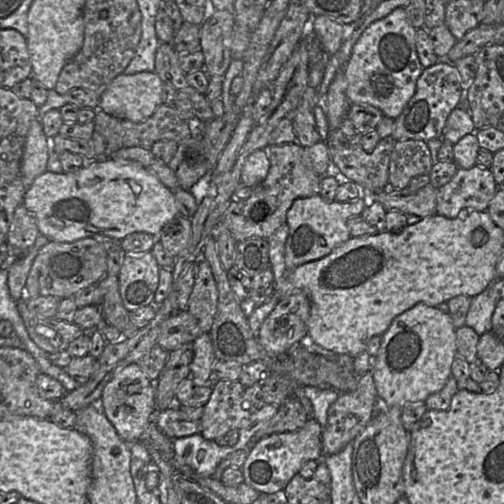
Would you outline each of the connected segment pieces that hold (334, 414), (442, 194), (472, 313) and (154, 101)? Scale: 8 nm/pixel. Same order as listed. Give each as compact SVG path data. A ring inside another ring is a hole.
M369 370L358 377L354 391L340 393L327 412L327 423L321 430L321 446L323 456L340 452L348 443L365 429L372 419L378 402L380 402L374 383L372 371Z
M458 168L449 182L437 189L437 214L456 218L469 210L487 211L498 187L490 168Z
M491 285L483 292L471 297L465 325L471 327L479 336L492 331L492 315L498 301L499 299L494 298Z
M156 72L122 73L102 93L100 108L120 119L144 122L164 104L163 85Z

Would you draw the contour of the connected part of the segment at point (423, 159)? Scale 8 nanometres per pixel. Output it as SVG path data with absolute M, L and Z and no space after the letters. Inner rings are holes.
M423 140L396 141L389 164L389 186L405 189L412 178L430 173L433 163Z

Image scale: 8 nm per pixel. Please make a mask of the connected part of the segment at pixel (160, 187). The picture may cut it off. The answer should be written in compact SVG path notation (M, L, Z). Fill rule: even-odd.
M113 159L92 160L72 173L46 170L37 176L26 190L23 205L35 217L40 233L56 242L74 242L87 237L102 236L122 241L135 232L158 236L163 226L179 214L173 190L165 186L147 167L131 161ZM51 217L62 220L64 227L59 229L51 224Z

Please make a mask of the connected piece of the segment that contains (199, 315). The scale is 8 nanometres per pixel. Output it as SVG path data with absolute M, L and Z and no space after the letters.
M206 259L201 260L187 310L197 318L203 332L209 332L212 328L218 296L211 266Z

